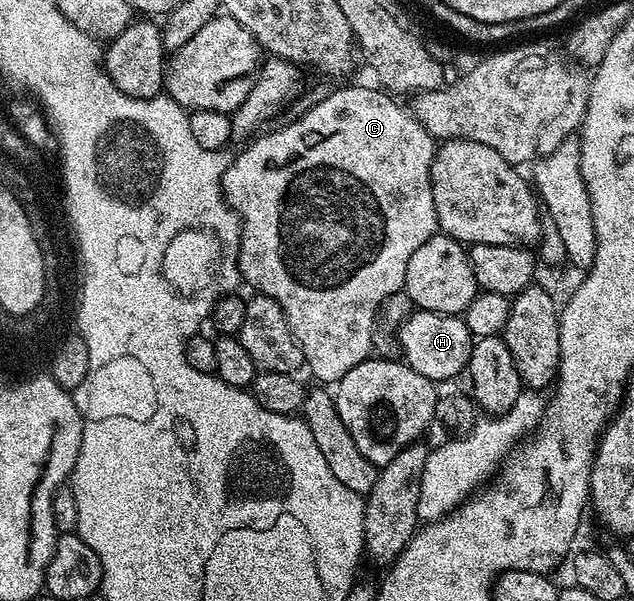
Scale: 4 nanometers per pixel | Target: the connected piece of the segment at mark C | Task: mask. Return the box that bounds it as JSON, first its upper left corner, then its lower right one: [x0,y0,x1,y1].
[221,85,439,383]

